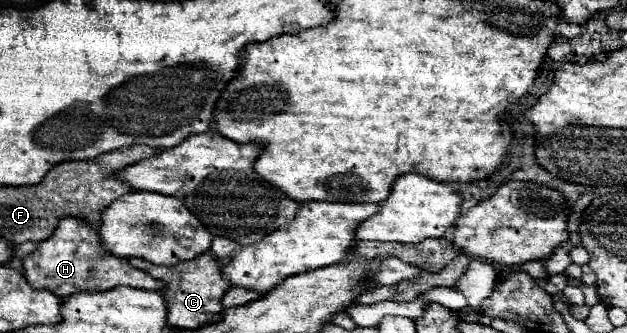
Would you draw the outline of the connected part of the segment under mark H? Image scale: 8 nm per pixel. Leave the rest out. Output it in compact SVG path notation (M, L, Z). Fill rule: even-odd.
M67 216L59 222L53 236L45 242L39 242L37 250L31 252L25 260L25 278L37 290L51 290L59 298L67 298L77 292L105 292L115 286L131 286L143 290L163 290L161 280L151 278L147 272L133 268L125 258L117 258L101 246L99 234L95 228L89 228L81 218Z

